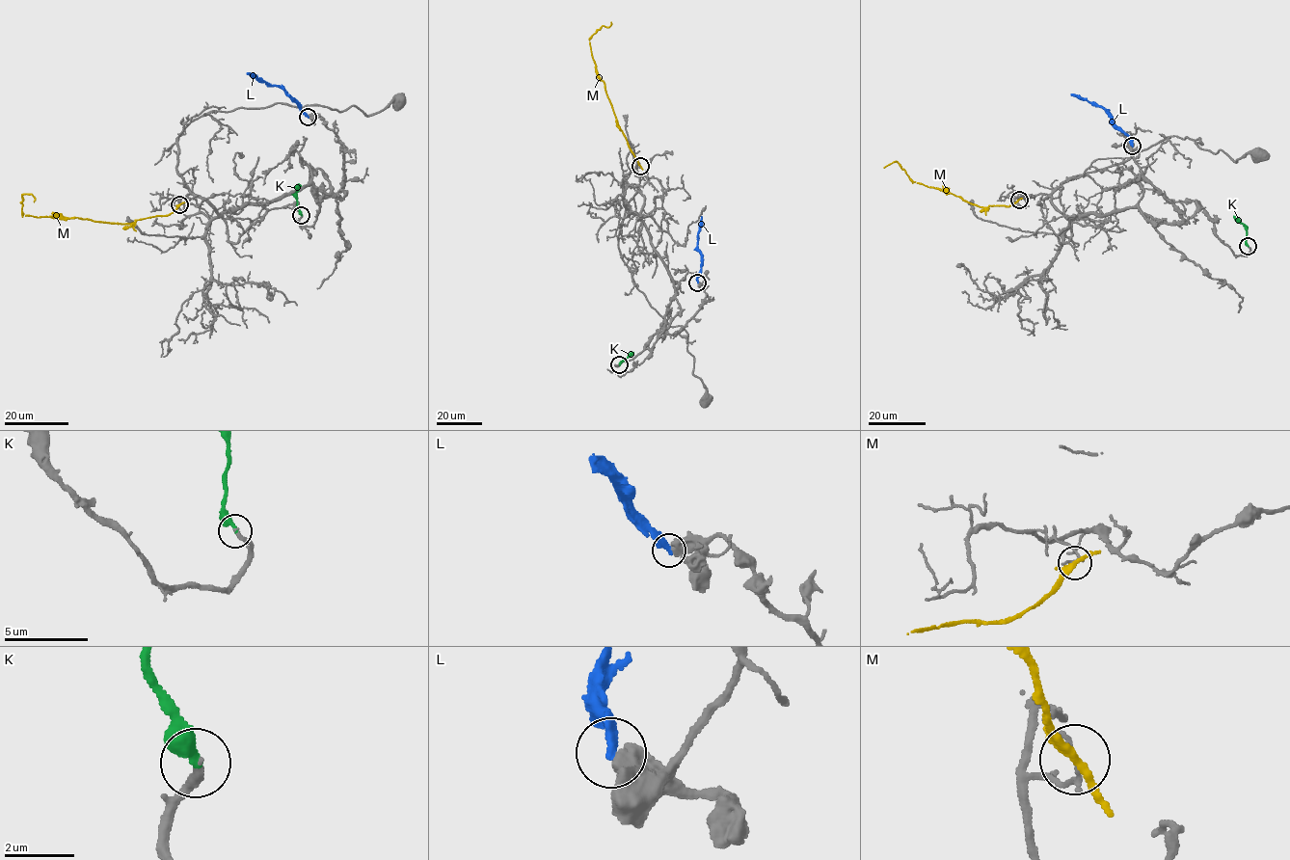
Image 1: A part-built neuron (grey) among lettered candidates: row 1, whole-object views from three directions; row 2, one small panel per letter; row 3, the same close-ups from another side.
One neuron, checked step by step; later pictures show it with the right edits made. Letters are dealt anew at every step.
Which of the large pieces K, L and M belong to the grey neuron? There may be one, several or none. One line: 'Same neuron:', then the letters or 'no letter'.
Same neuron: K

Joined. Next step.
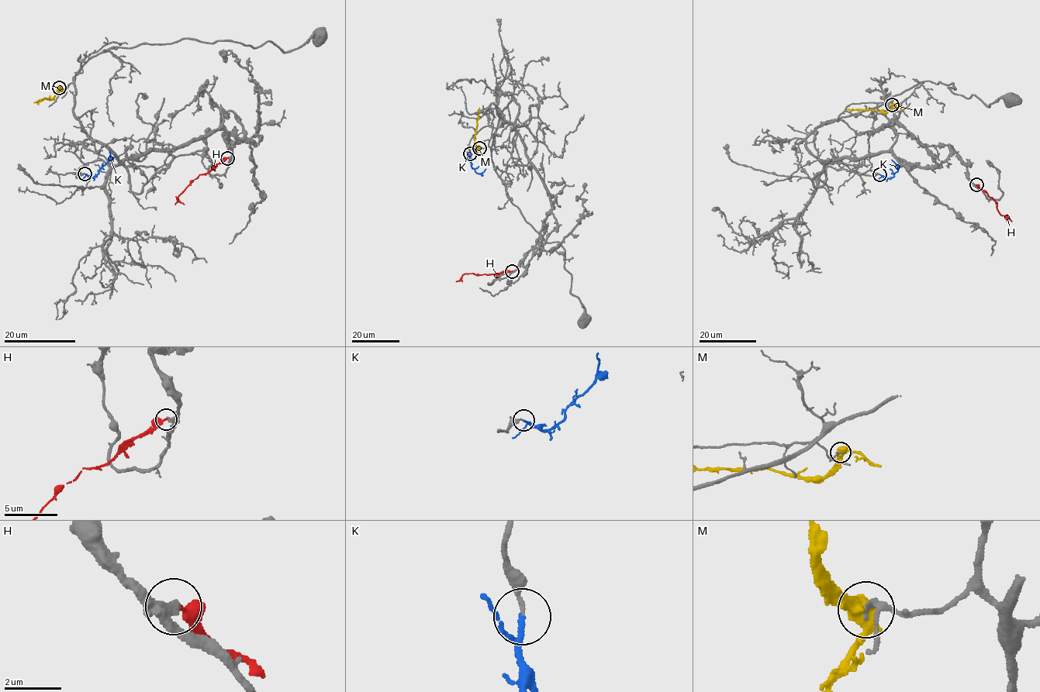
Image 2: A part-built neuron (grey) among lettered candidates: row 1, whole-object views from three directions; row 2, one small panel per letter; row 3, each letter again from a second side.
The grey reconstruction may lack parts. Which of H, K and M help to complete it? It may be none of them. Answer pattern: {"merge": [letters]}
{"merge": ["K"]}

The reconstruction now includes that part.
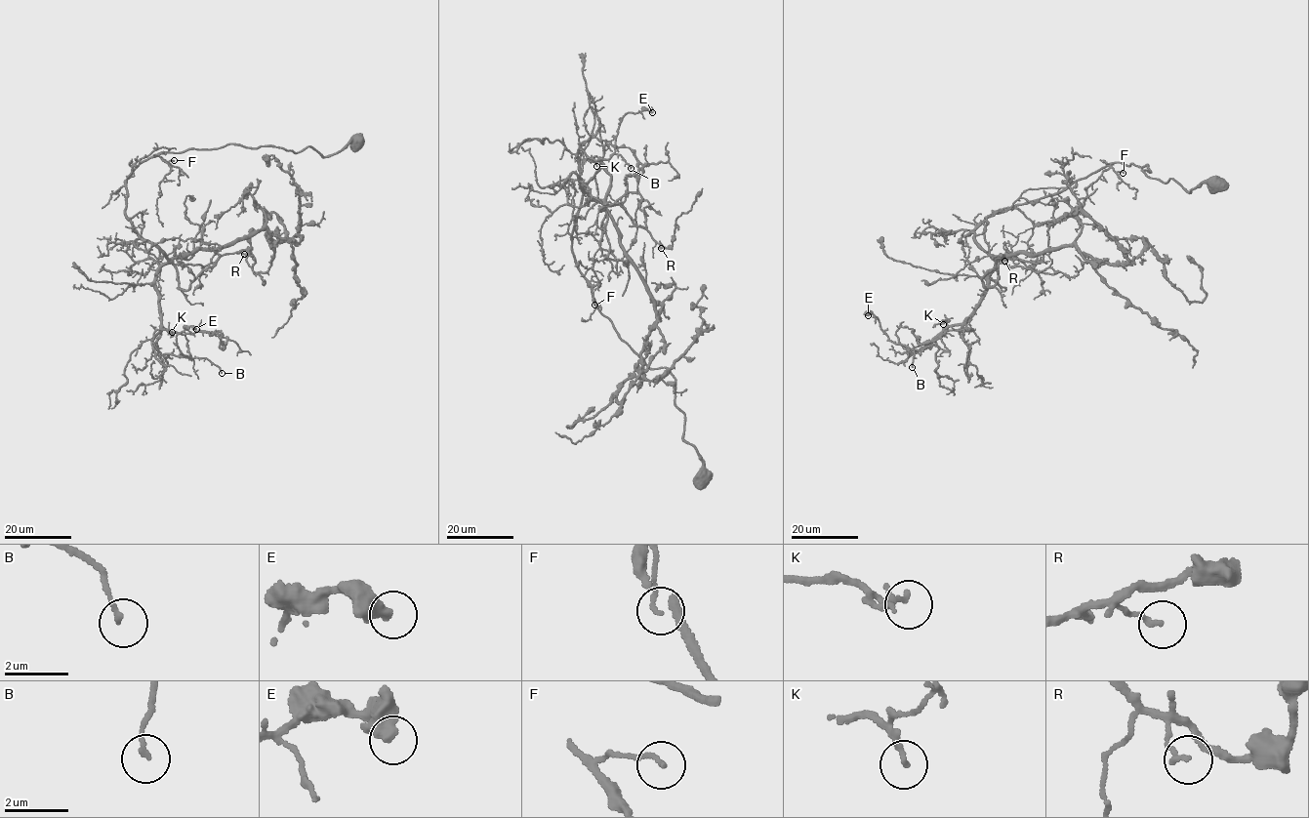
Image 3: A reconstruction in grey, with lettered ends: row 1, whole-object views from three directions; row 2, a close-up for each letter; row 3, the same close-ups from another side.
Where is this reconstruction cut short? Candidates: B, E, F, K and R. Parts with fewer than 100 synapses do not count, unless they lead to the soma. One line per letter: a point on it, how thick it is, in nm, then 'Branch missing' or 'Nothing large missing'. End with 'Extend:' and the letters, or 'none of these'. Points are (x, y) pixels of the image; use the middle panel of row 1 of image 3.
B: Place: (631, 168). Thickness 140 nm. Nothing large missing
E: Place: (652, 112). Thickness 500 nm. Nothing large missing
F: Place: (594, 305). Thickness 120 nm. Nothing large missing
K: Place: (596, 166). Thickness 190 nm. Nothing large missing
R: Place: (661, 248). Thickness 150 nm. Nothing large missing
Extend: none of these

